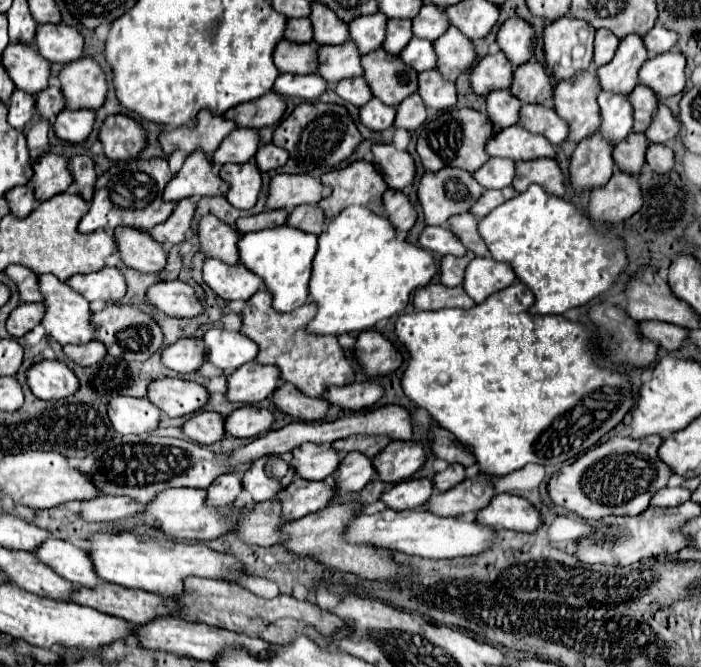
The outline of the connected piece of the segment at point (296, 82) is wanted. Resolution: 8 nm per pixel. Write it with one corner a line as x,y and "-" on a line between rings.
278,75
274,89
280,95
294,95
306,101
316,101
328,89
328,81
320,75

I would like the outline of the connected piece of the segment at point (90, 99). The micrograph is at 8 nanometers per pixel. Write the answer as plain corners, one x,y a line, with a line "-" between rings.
82,57
68,63
60,75
60,87
68,109
100,109
106,101
108,81
100,63
92,57

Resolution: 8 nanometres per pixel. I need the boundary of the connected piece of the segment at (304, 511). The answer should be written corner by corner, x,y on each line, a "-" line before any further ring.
296,477
292,485
278,493
278,497
282,503
284,521
294,521
328,507
336,497
336,483
334,477
326,477
324,481
308,481

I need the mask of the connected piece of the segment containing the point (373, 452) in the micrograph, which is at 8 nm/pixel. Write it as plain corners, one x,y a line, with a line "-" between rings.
352,435
348,439
338,439
332,443
332,447
340,453
350,453
350,451
360,451
368,457
376,457
392,439
384,439
380,435

